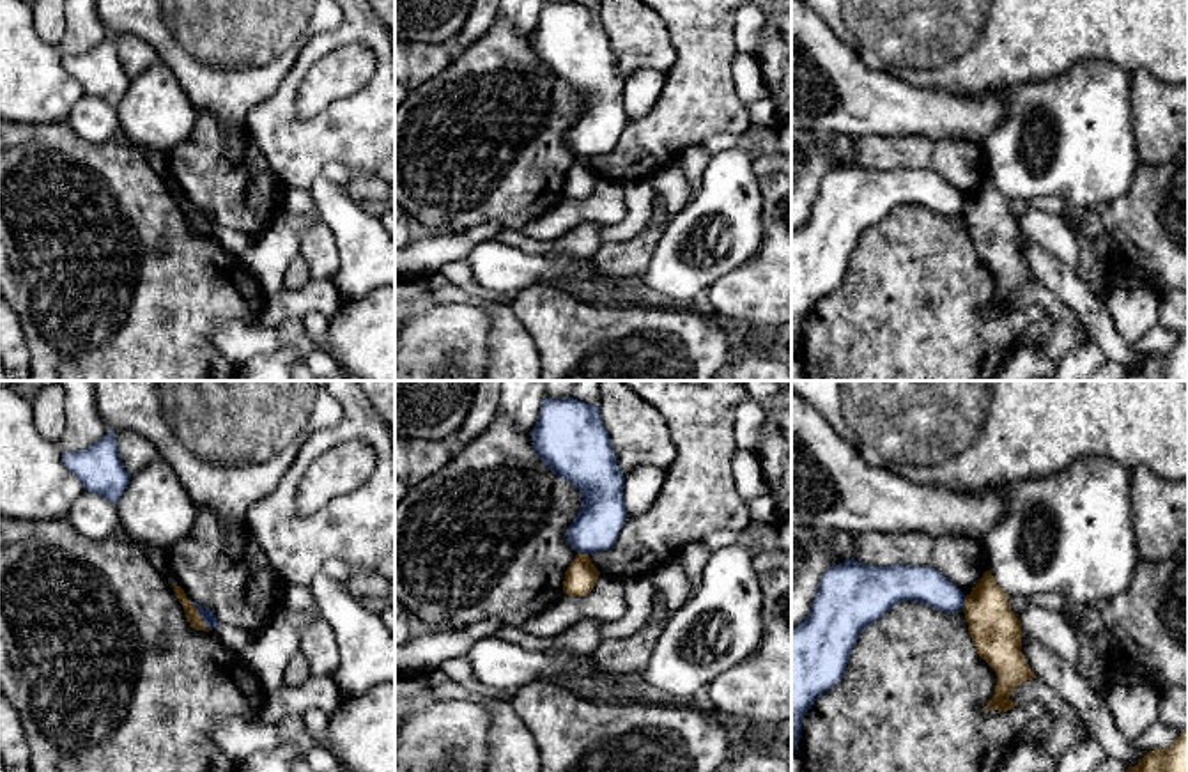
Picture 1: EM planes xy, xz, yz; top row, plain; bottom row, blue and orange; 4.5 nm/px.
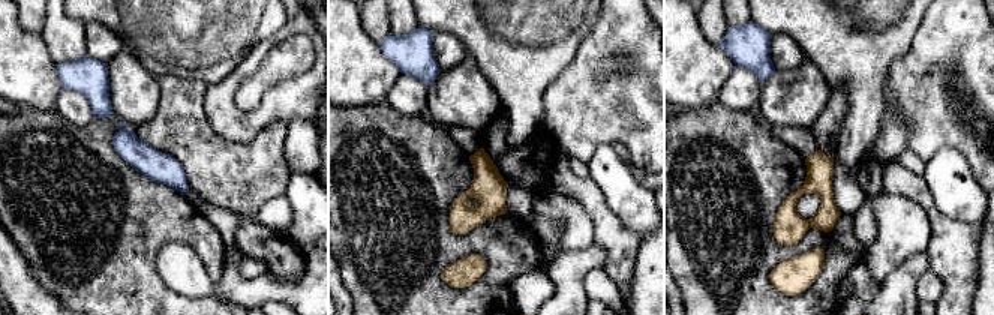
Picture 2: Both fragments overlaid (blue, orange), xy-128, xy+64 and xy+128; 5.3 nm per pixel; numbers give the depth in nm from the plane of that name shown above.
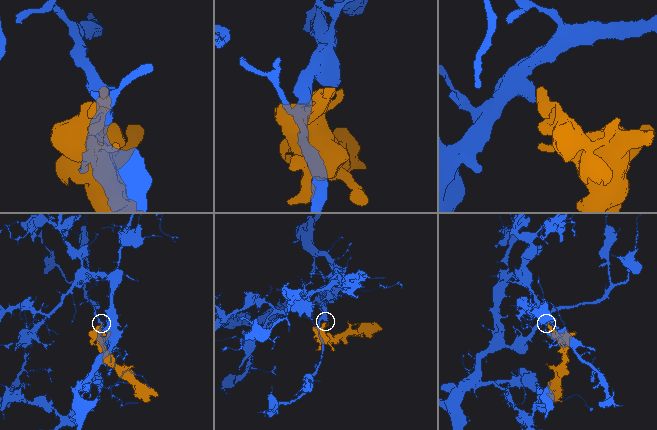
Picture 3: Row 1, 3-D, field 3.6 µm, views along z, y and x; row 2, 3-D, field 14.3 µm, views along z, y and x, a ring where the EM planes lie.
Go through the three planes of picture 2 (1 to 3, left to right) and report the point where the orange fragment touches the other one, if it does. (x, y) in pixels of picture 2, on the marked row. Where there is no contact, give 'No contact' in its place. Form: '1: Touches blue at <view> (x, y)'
1: No contact
2: No contact
3: No contact

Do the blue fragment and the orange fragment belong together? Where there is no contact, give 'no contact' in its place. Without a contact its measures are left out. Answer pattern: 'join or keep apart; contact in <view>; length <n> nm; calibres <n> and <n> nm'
keep apart; contact in xy; length 160 nm; calibres 60 and 60 nm

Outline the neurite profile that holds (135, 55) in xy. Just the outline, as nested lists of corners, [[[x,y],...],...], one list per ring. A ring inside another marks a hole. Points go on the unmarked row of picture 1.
[[[115,35],[124,73],[133,80],[159,62],[156,50],[136,35]]]

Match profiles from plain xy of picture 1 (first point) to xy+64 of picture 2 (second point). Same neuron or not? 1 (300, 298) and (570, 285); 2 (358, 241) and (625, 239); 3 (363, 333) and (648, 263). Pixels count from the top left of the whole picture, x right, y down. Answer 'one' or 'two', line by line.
1: one
2: two
3: one

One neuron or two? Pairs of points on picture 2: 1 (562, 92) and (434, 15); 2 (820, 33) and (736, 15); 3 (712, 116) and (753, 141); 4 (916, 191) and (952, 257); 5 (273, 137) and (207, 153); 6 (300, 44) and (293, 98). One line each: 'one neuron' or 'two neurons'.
1: two neurons
2: two neurons
3: one neuron
4: one neuron
5: one neuron
6: two neurons

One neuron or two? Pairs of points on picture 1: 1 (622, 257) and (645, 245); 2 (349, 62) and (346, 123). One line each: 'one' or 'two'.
1: one
2: two

